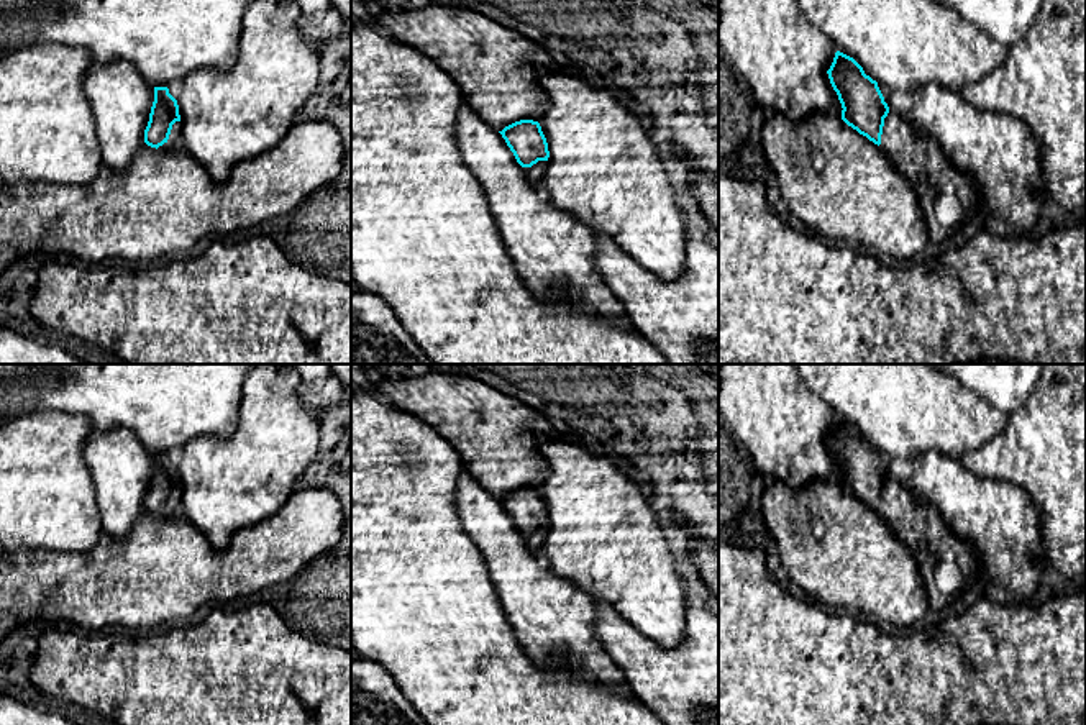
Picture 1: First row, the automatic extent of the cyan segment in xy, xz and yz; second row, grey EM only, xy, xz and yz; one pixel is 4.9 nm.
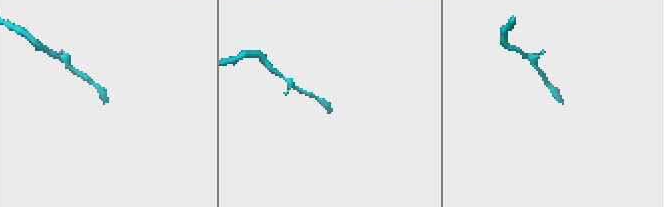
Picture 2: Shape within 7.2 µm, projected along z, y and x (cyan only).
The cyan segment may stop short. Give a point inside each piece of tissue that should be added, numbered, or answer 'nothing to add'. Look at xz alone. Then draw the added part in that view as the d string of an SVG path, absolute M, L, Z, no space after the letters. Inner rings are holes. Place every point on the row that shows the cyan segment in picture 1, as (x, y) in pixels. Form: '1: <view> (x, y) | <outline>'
1: xz (537, 171) | M538 161L536 164L533 164L532 167L522 167L523 174L527 176L527 179L536 185L538 182L541 182L541 179L545 177L548 167L548 161Z

